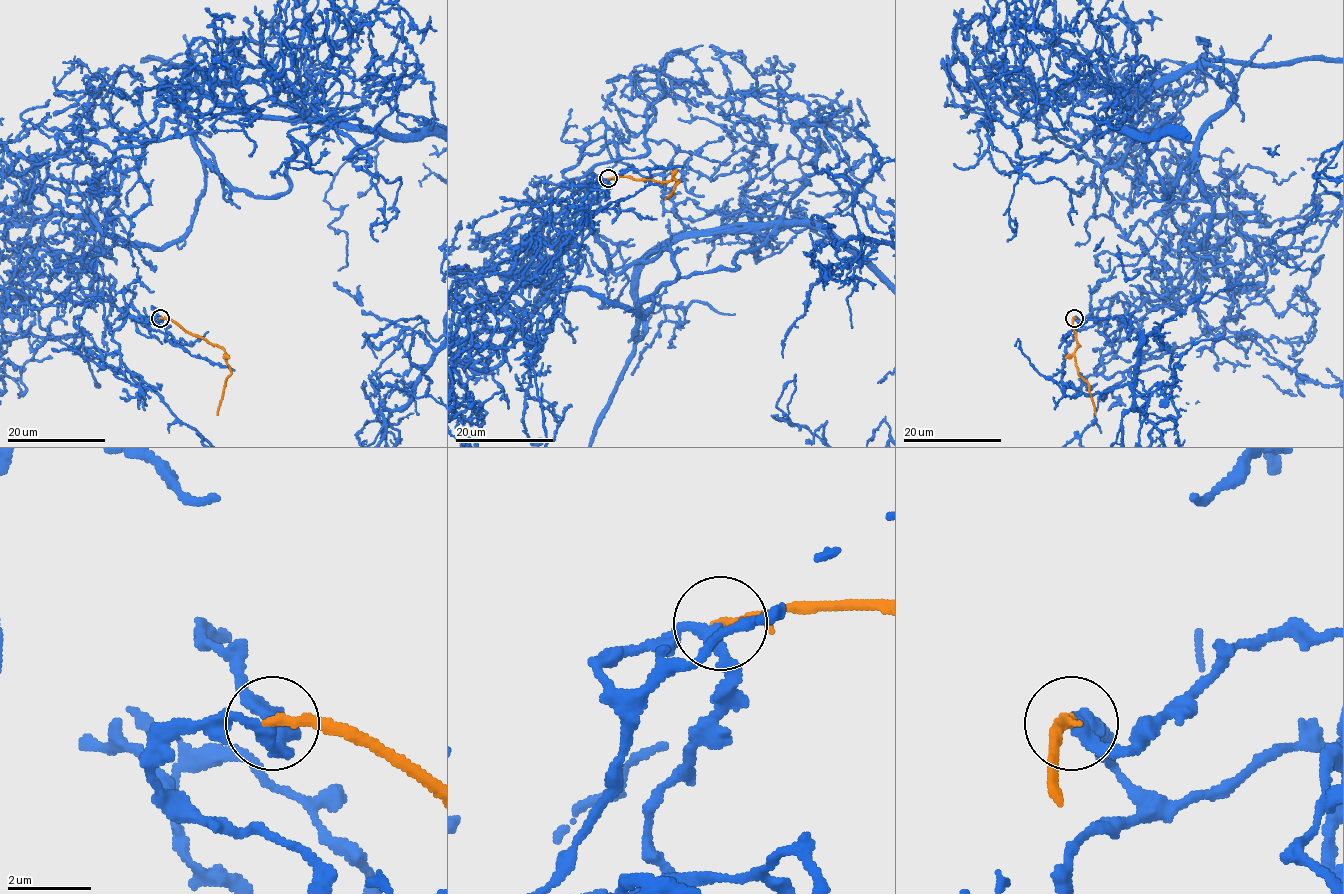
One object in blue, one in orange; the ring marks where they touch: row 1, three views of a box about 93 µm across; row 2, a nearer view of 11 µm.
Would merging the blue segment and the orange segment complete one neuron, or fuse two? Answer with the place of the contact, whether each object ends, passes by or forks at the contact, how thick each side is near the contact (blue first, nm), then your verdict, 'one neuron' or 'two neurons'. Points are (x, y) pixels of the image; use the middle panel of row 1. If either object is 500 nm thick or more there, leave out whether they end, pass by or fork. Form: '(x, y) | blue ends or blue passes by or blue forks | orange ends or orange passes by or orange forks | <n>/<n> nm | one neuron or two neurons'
(608, 178) | blue passes by | orange ends | 240/240 nm | two neurons

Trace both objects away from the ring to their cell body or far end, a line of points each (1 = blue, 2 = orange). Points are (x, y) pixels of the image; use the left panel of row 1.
1: (160, 319), (83, 290), (106, 235), (165, 247), (190, 225), (196, 68), (91, 66), (117, 122)
2: (160, 318), (171, 319), (189, 332), (218, 345), (225, 351), (231, 373), (225, 383), (217, 415)

